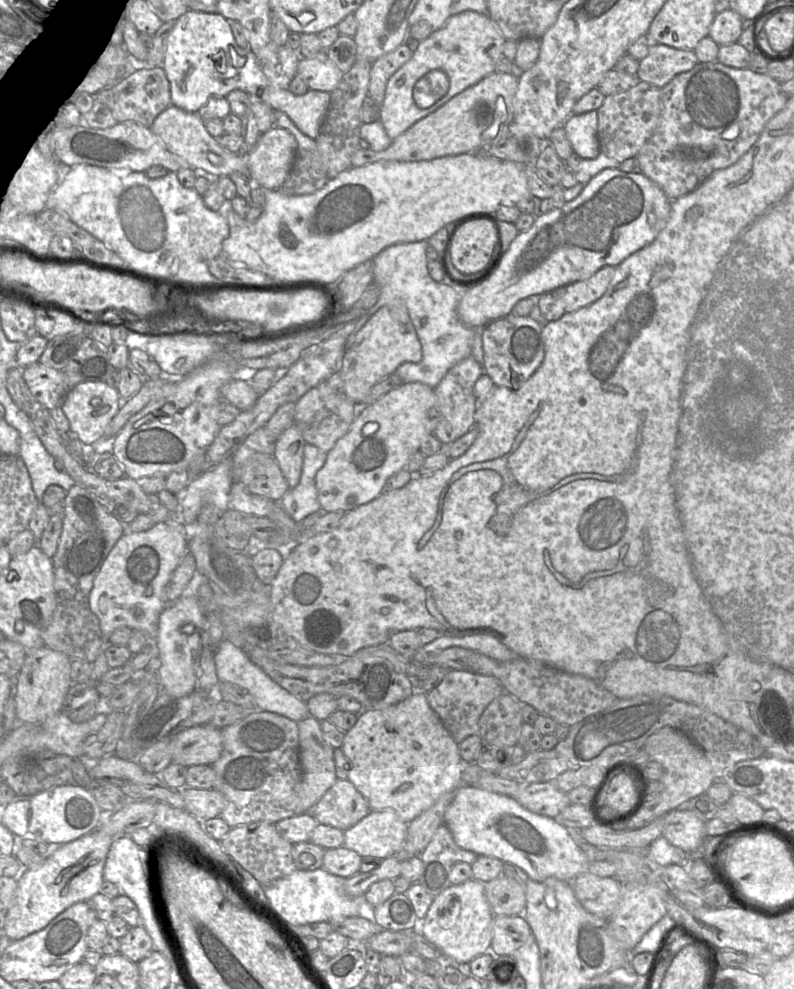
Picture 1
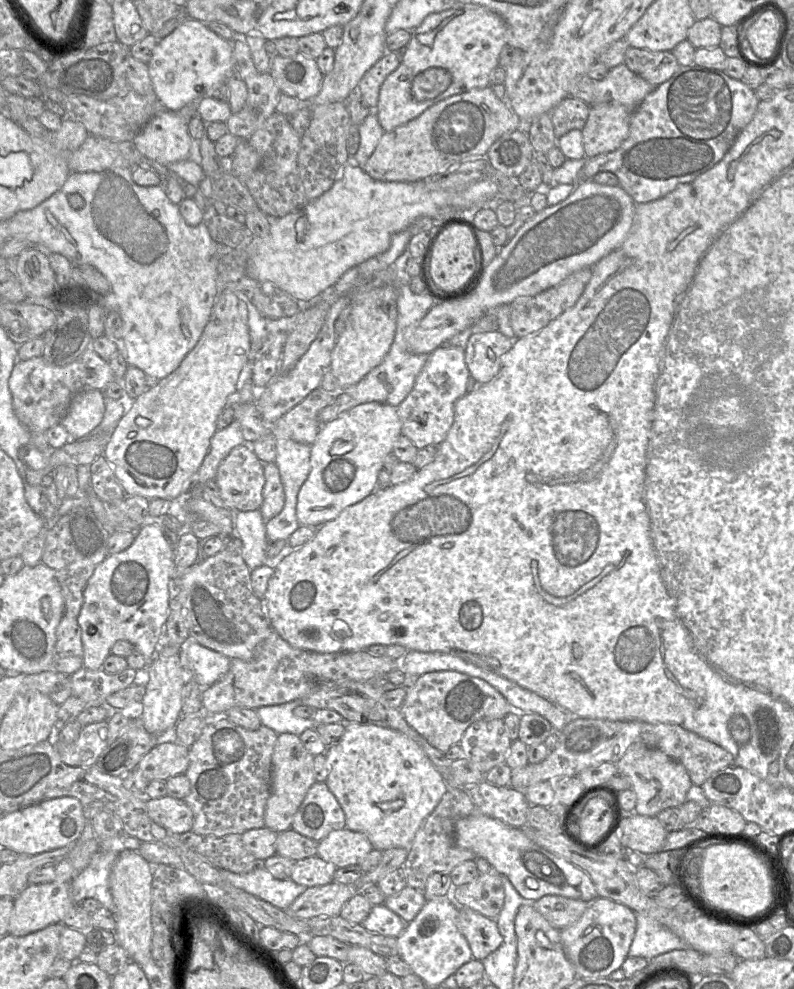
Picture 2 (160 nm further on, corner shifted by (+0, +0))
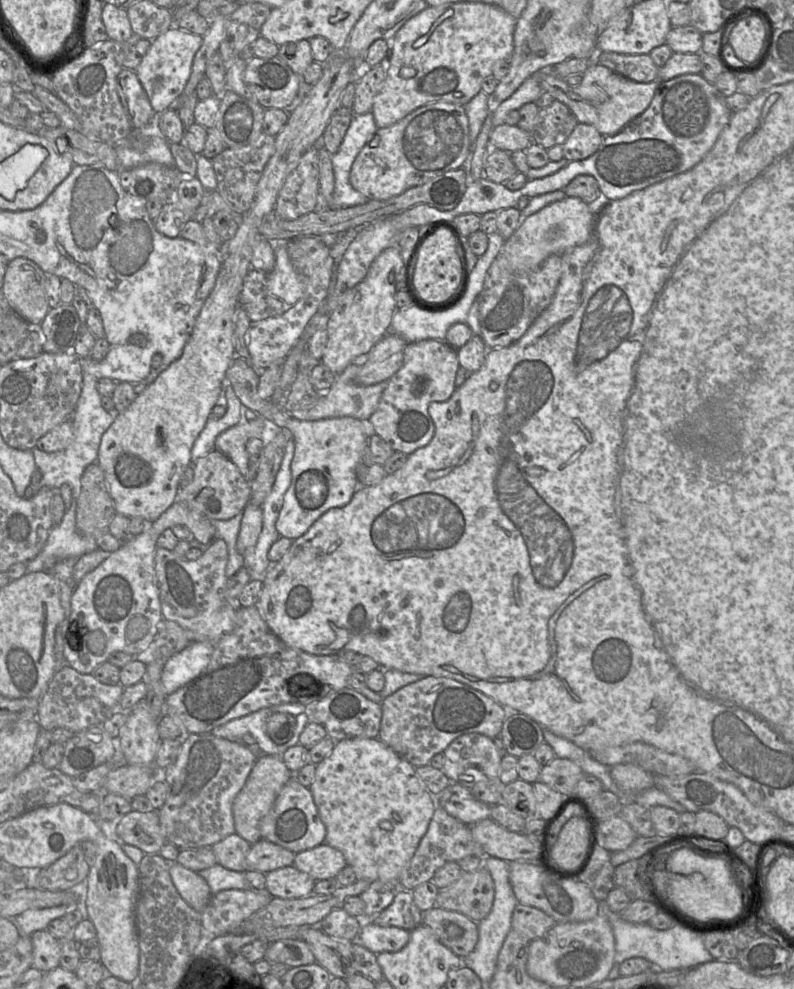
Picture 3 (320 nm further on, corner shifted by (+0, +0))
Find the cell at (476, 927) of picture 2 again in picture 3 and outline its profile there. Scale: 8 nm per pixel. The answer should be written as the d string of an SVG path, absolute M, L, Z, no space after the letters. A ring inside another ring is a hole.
M439 907L422 911L421 924L430 927L441 944L464 958L478 941L477 922L467 916Z

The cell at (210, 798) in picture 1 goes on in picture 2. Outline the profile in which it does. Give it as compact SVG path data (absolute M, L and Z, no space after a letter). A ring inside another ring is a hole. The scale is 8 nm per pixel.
M163 796L148 799L149 817L168 832L181 835L192 829L193 813L183 799Z

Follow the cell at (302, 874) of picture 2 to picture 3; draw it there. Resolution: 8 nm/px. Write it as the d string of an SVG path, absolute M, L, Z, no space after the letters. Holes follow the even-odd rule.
M293 866L265 873L265 891L271 898L296 899L313 894L316 881Z

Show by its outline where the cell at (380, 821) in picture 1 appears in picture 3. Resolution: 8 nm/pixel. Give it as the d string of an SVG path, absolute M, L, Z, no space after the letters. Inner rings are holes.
M323 843L296 853L292 866L320 881L335 878L347 866L347 862L341 851Z

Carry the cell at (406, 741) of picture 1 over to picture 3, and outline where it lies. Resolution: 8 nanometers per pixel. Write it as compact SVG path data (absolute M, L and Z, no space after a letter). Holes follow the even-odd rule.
M352 738L336 742L331 753L316 765L315 778L309 786L314 803L318 808L320 818L326 827L326 844L341 851L346 859L347 865L351 866L358 880L394 881L398 882L399 876L412 859L422 837L426 834L432 816L436 810L435 797L425 788L416 773L416 768L408 761L399 756L390 747L377 738Z

